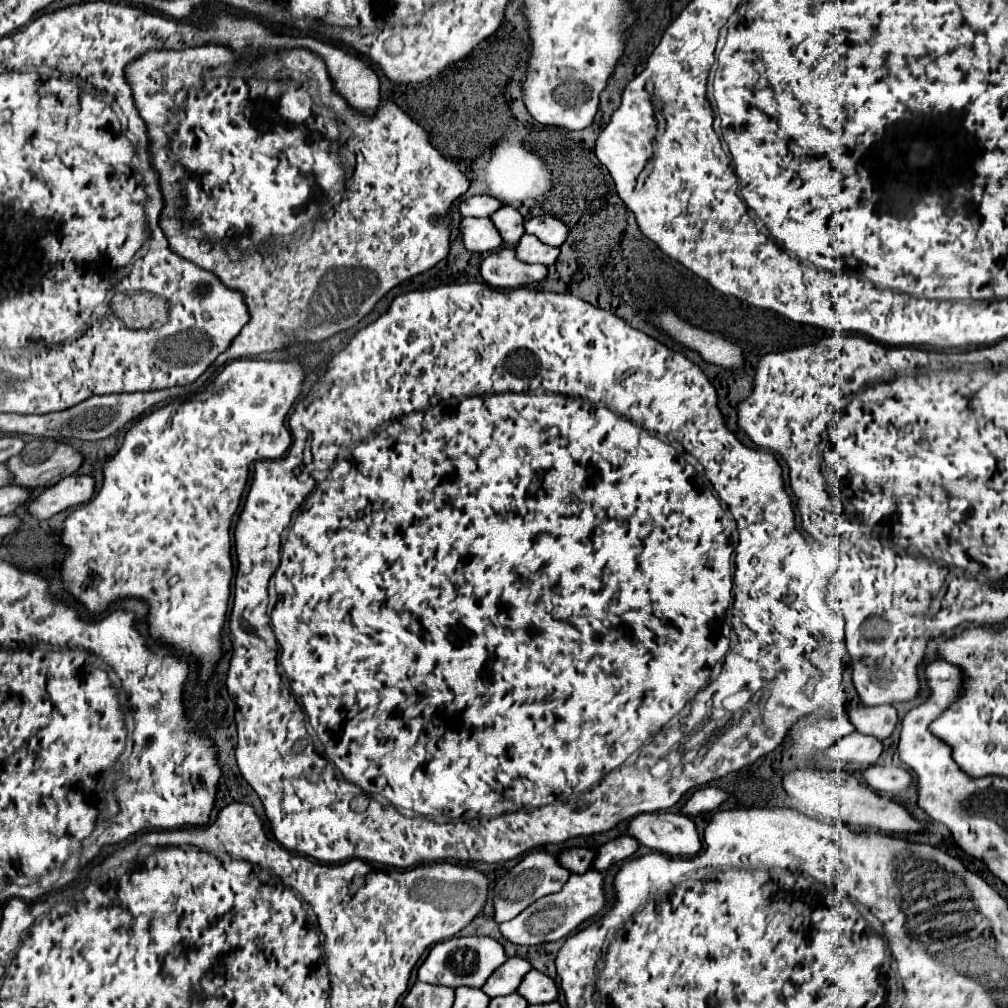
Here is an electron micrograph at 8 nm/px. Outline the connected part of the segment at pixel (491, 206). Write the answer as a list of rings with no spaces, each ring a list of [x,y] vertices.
[[[473,196],[467,198],[459,204],[459,212],[463,216],[473,216],[473,218],[489,218],[493,212],[497,212],[497,208],[501,208],[503,204],[497,202],[497,198],[491,196]]]

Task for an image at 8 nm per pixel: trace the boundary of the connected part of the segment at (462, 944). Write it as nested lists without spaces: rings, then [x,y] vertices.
[[[489,936],[451,938],[451,940],[445,940],[431,948],[429,956],[425,958],[425,962],[421,964],[421,968],[417,972],[417,978],[427,984],[439,984],[439,986],[451,986],[451,988],[459,988],[459,986],[481,988],[487,982],[487,978],[505,960],[507,960],[507,954],[505,954],[503,946]]]

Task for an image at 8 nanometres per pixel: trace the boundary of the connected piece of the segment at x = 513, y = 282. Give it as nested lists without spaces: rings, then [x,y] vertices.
[[[501,248],[483,260],[481,276],[495,288],[519,288],[541,282],[547,274],[547,266],[525,264],[515,256],[515,250]]]

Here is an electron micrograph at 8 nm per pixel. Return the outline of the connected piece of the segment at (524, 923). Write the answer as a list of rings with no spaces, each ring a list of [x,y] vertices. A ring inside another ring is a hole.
[[[587,870],[585,874],[573,874],[567,882],[565,888],[557,894],[549,894],[531,906],[527,906],[519,916],[513,920],[501,924],[501,934],[511,940],[513,944],[525,944],[525,946],[535,946],[543,942],[555,942],[565,938],[567,934],[575,932],[585,920],[597,916],[605,908],[605,884],[603,884],[603,874],[597,870]]]

